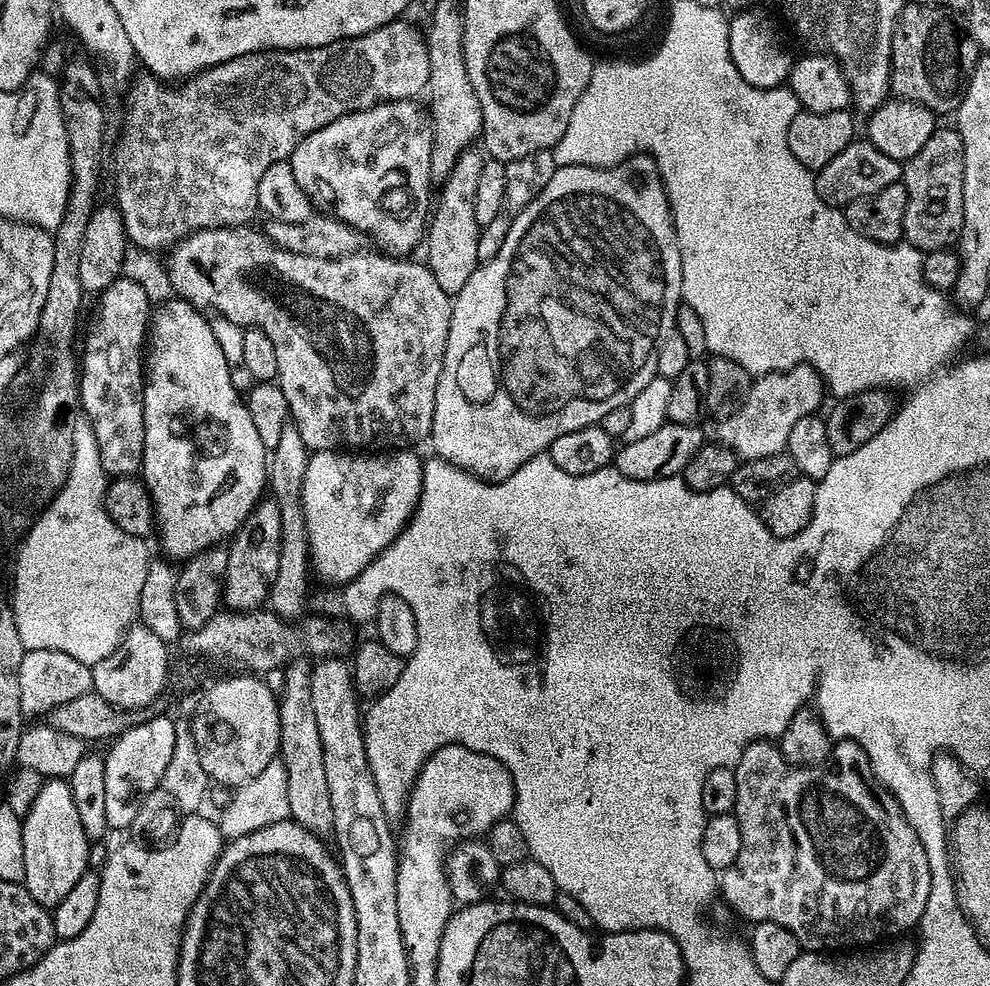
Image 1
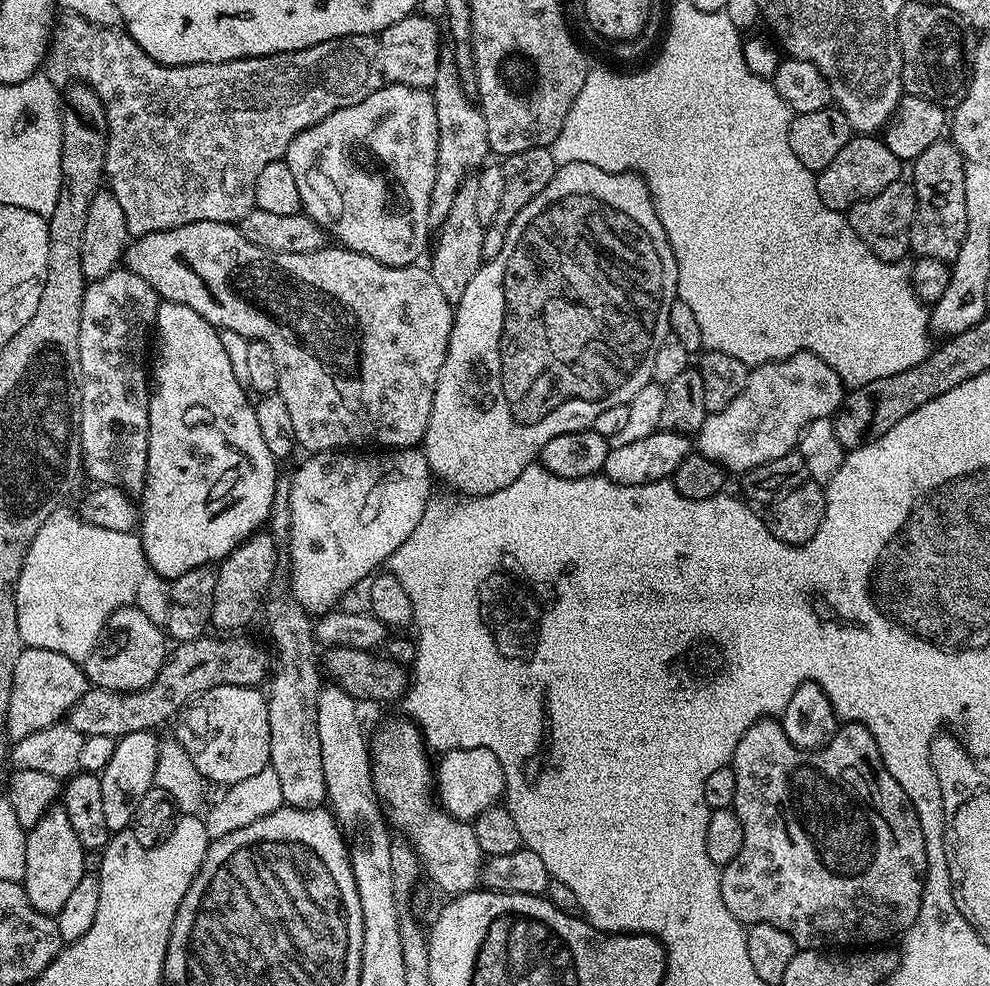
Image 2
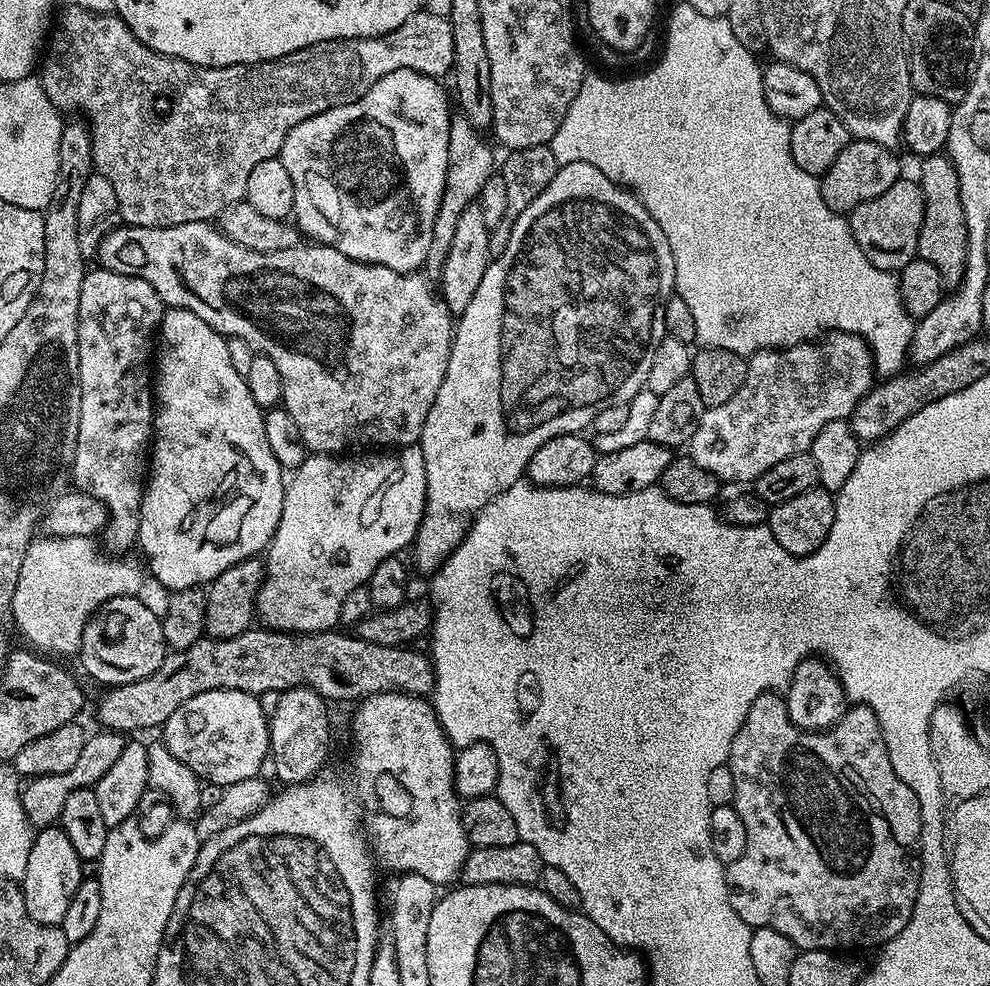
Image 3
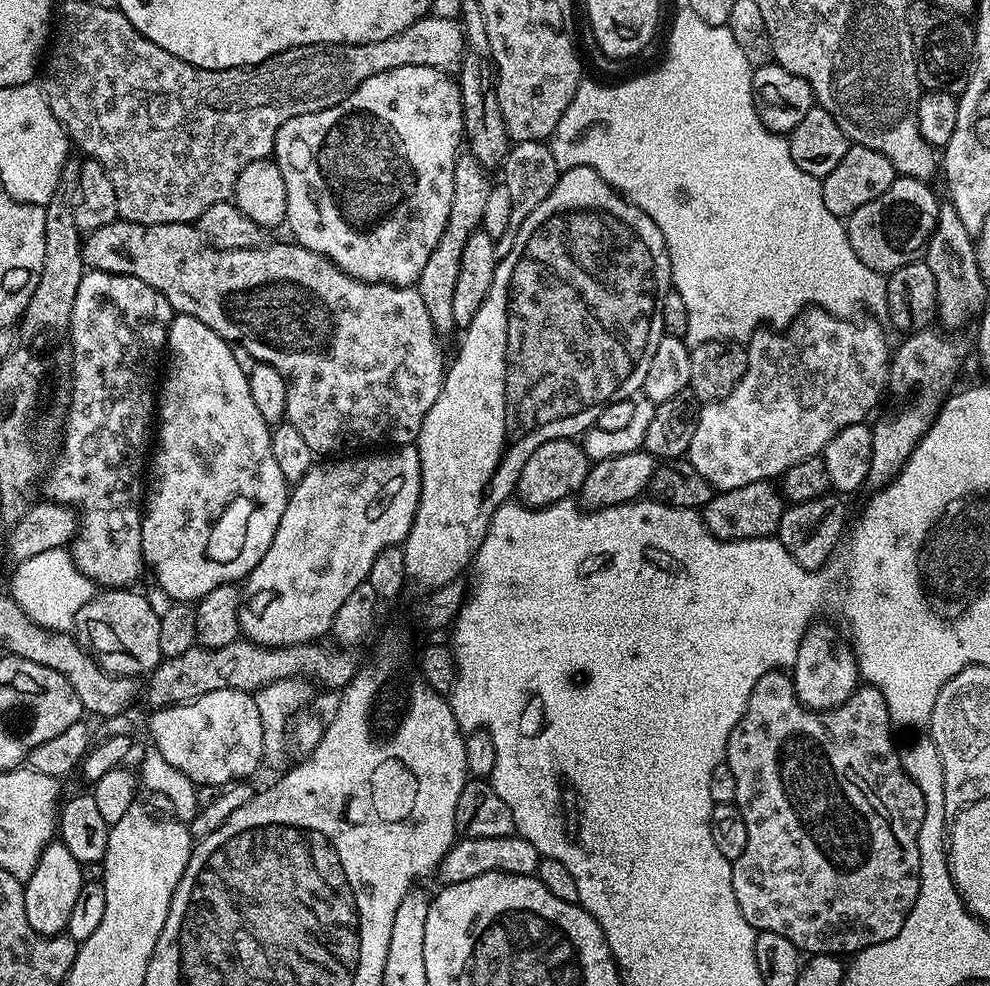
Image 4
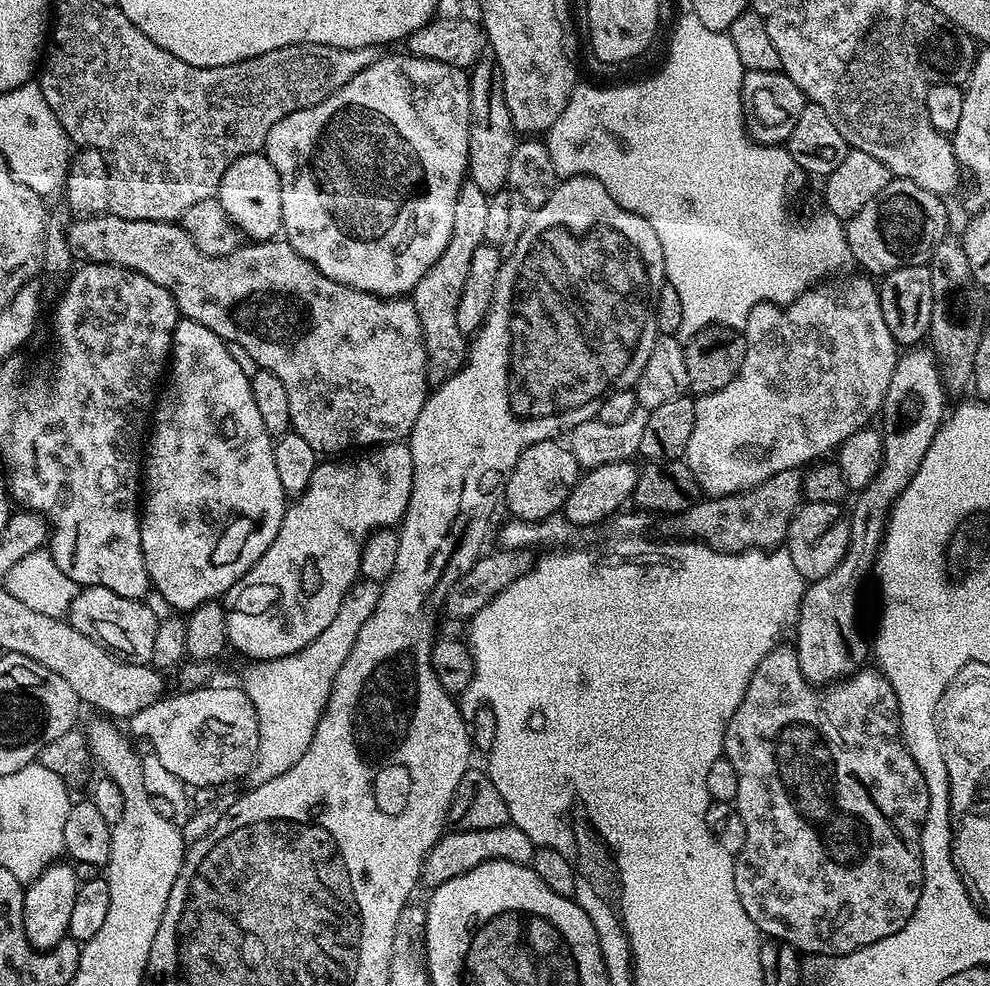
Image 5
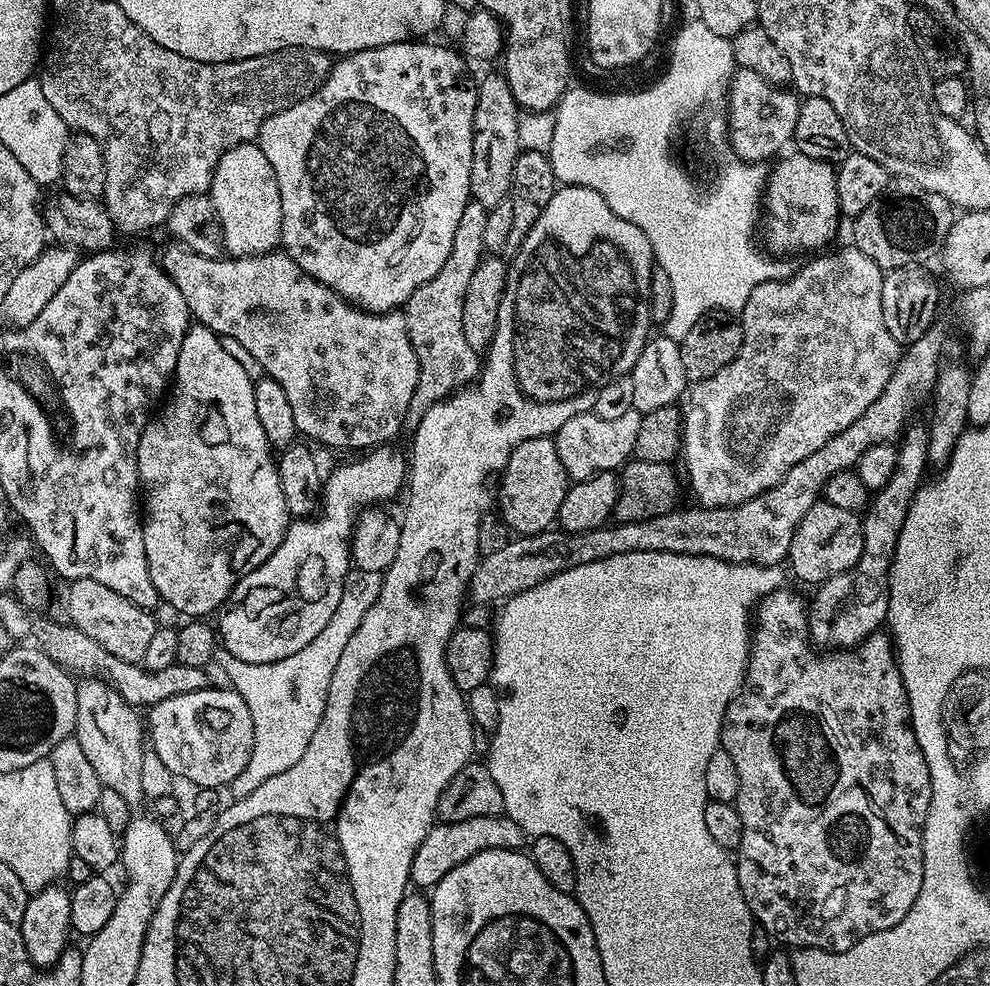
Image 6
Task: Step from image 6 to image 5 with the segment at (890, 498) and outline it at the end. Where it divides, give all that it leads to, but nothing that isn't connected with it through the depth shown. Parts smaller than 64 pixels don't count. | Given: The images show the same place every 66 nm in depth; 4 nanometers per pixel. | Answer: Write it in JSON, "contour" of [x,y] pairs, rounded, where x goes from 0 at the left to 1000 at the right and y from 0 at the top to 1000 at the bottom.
{"contour":[[[921,351],[910,356],[905,362],[903,379],[899,383],[899,391],[895,396],[893,412],[887,419],[888,429],[893,429],[891,441],[893,451],[891,452],[891,469],[887,473],[887,481],[879,485],[874,495],[864,500],[865,512],[859,515],[859,550],[857,561],[851,566],[851,570],[838,582],[819,589],[811,597],[808,606],[808,619],[802,630],[804,636],[804,666],[810,684],[821,696],[835,696],[843,694],[844,691],[861,685],[874,672],[873,664],[878,664],[879,653],[873,650],[873,641],[869,638],[869,603],[873,595],[879,592],[879,585],[883,580],[885,562],[889,555],[893,537],[897,530],[897,521],[901,517],[901,510],[915,497],[919,491],[919,485],[927,481],[927,473],[931,473],[931,465],[935,465],[935,456],[939,456],[939,448],[943,448],[945,437],[956,425],[956,399],[954,387],[949,383],[949,371],[945,364],[945,358],[937,351]]]}

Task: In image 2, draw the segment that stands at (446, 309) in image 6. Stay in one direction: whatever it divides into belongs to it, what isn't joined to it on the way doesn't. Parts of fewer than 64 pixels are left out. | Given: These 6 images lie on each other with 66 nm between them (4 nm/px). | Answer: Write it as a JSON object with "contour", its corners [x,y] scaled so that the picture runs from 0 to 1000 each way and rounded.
{"contour":[[[445,60],[434,92],[442,112],[442,160],[438,172],[438,193],[434,197],[432,230],[443,233],[446,225],[451,225],[451,217],[455,217],[455,208],[463,198],[467,185],[474,182],[476,174],[473,173],[476,170],[484,171],[494,161],[495,151],[491,140],[491,120],[485,115],[478,98],[469,90],[465,76],[461,74],[460,60]]]}

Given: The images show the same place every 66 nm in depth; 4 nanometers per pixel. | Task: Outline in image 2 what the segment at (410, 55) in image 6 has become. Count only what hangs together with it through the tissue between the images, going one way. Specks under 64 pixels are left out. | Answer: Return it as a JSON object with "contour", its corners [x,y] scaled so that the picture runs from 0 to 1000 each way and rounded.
{"contour":[[[392,85],[388,89],[378,91],[378,95],[374,95],[374,99],[366,99],[366,103],[362,103],[358,108],[349,108],[345,112],[325,120],[325,124],[305,132],[305,136],[301,136],[297,140],[297,144],[293,144],[289,164],[293,168],[293,176],[297,176],[297,185],[301,188],[303,210],[308,219],[311,219],[317,225],[321,225],[321,229],[325,229],[328,237],[334,242],[335,239],[339,242],[336,244],[340,248],[353,252],[355,256],[370,258],[374,262],[397,272],[398,270],[421,267],[425,263],[423,260],[427,256],[429,259],[430,253],[433,251],[432,214],[434,213],[434,197],[438,193],[438,172],[440,171],[441,160],[442,112],[438,108],[435,92],[430,89],[410,87],[409,85]]]}

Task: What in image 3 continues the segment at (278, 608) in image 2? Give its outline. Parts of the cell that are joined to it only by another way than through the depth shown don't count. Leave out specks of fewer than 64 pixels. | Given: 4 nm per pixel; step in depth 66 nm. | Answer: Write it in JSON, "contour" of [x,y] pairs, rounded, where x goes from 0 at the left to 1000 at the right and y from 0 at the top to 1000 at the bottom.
{"contour":[[[291,698],[278,707],[279,715],[273,718],[271,731],[271,757],[273,779],[279,782],[284,796],[308,795],[324,782],[331,767],[332,711],[324,708],[315,698]]]}

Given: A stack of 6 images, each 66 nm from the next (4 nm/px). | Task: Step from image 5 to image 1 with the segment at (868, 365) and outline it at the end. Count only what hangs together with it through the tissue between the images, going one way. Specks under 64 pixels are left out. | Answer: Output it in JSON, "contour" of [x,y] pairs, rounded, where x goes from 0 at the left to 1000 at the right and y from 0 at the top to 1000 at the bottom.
{"contour":[[[814,368],[789,377],[775,377],[761,384],[760,395],[754,400],[749,412],[732,426],[726,427],[726,449],[737,455],[747,467],[774,465],[793,457],[798,436],[808,425],[821,421],[834,403],[834,390],[822,374]]]}

